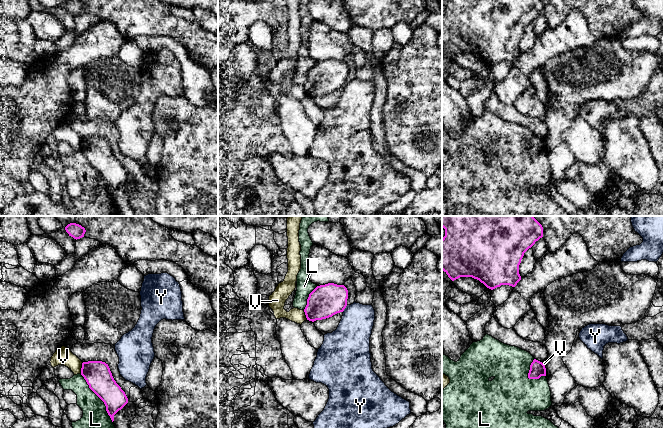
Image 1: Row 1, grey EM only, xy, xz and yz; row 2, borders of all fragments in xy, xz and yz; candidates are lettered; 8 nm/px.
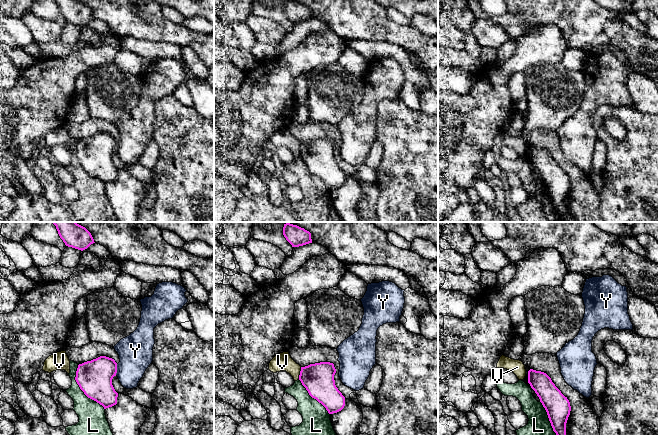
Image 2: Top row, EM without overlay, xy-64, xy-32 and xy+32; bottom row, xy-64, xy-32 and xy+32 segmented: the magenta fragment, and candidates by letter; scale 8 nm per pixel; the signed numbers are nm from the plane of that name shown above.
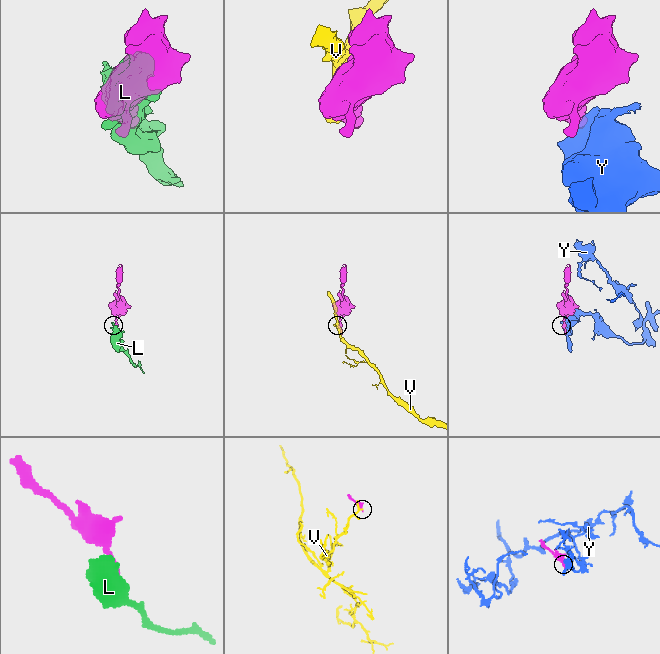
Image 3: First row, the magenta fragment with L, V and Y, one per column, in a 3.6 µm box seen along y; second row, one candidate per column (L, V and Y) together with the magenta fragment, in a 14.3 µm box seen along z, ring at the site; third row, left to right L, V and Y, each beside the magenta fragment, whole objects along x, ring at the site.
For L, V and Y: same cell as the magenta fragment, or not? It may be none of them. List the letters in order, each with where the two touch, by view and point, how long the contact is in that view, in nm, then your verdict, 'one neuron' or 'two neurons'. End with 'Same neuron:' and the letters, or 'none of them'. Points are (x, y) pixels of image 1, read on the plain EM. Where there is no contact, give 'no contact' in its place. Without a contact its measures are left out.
L: meets magenta in xy at (99, 173); contact 460 nm long; two neurons
V: meets magenta in xy at (81, 144); contact 100 nm long; two neurons
Y: meets magenta in xz at (345, 83); contact 70 nm long; two neurons
Same neuron: none of them

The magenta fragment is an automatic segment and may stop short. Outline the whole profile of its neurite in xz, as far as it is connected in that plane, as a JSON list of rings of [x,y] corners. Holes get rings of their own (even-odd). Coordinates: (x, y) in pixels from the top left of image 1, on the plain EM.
[[[328,59],[317,62],[307,75],[304,85],[307,96],[322,96],[343,88],[347,82],[348,66],[344,61]]]

